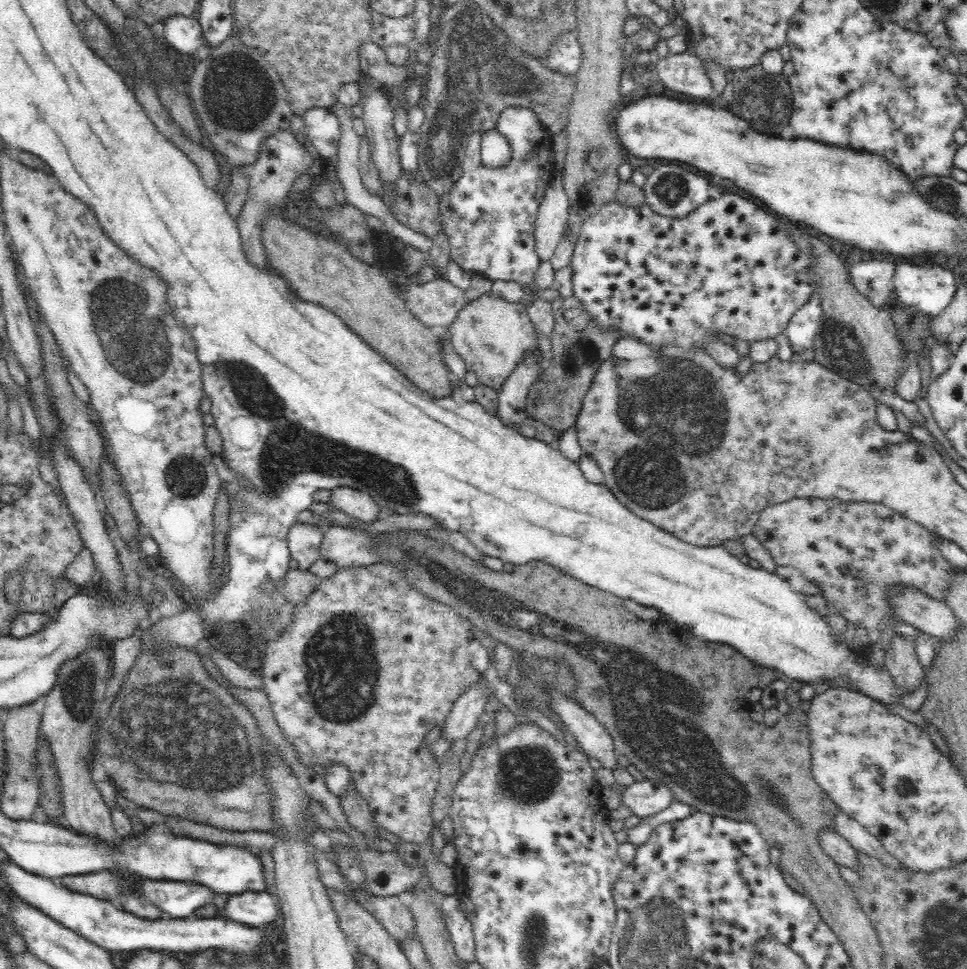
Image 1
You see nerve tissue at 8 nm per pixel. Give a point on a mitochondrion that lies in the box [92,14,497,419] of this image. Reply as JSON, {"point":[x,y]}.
{"point":[235,93]}

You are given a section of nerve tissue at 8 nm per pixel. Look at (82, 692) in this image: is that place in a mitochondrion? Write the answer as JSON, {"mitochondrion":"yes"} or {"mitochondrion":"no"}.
{"mitochondrion":"yes"}

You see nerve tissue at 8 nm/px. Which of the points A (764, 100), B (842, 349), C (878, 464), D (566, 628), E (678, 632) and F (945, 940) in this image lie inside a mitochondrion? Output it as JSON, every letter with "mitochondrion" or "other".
{"A":"mitochondrion","B":"mitochondrion","C":"mitochondrion","D":"other","E":"other","F":"mitochondrion"}

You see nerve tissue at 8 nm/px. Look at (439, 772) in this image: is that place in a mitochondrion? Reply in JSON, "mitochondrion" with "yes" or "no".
{"mitochondrion":"no"}

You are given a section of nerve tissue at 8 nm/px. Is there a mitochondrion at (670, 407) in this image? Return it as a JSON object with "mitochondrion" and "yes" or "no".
{"mitochondrion":"yes"}

